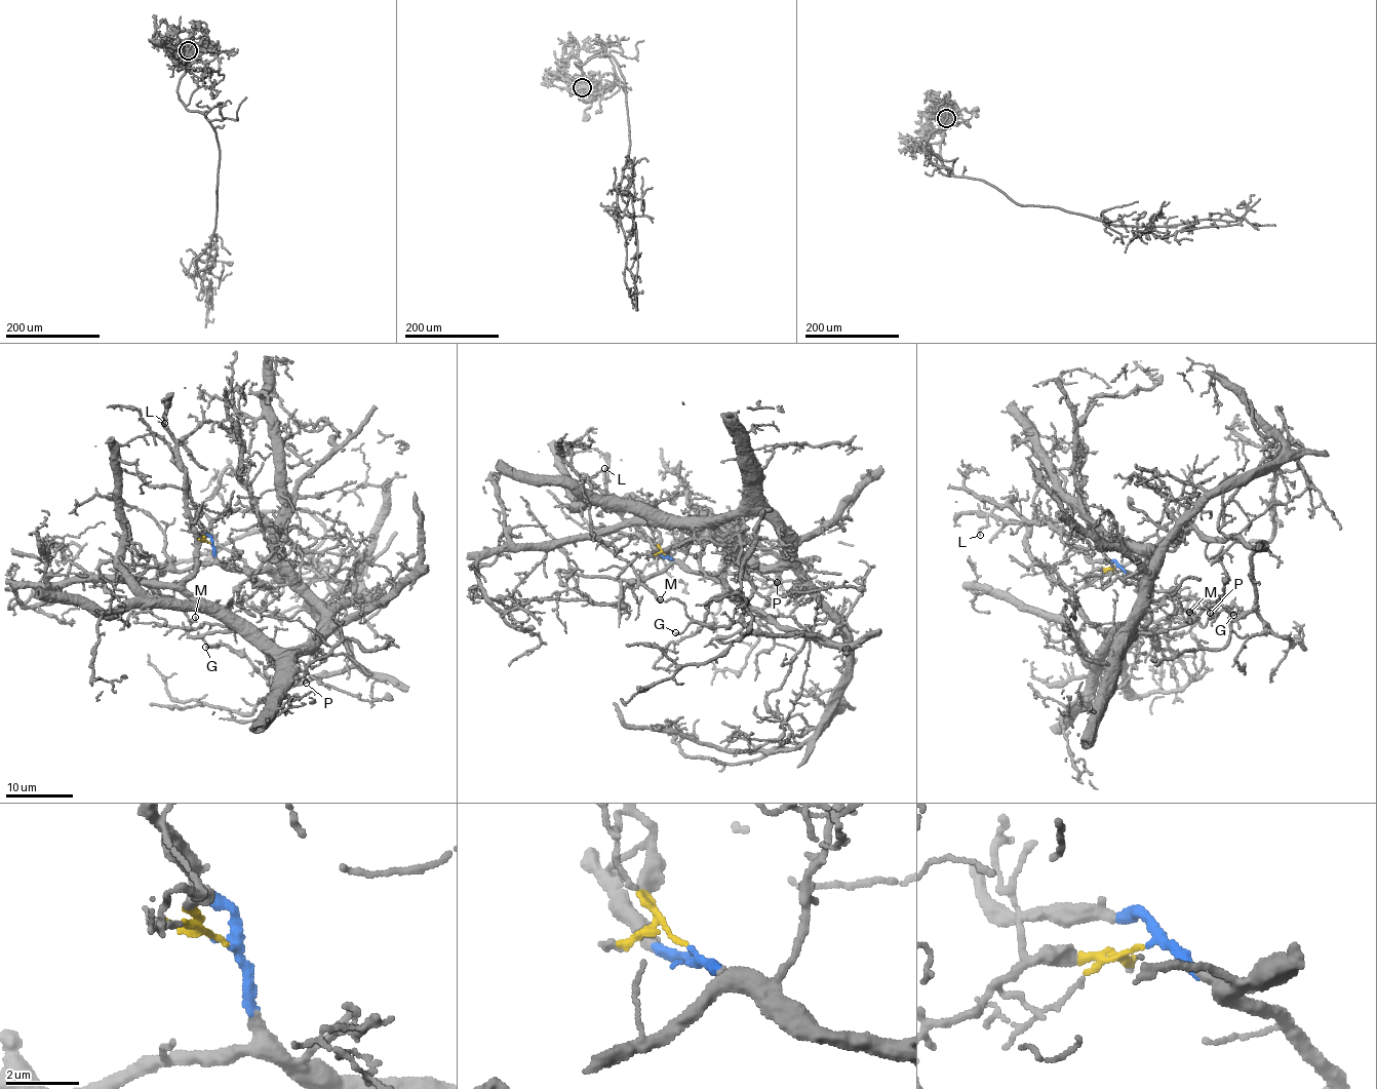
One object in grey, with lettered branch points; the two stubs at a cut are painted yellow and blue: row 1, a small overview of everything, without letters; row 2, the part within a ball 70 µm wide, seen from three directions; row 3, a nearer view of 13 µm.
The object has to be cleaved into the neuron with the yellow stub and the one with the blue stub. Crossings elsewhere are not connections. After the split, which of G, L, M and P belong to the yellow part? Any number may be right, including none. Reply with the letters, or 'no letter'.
L, M, P

